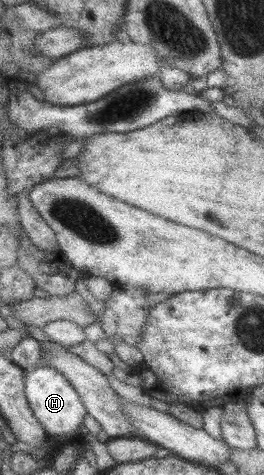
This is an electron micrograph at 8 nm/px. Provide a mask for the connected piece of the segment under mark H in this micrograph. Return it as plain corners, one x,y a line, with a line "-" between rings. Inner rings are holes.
44,365
31,369
25,373
23,391
36,421
40,423
48,437
61,437
66,441
78,434
86,410
80,396
62,373

